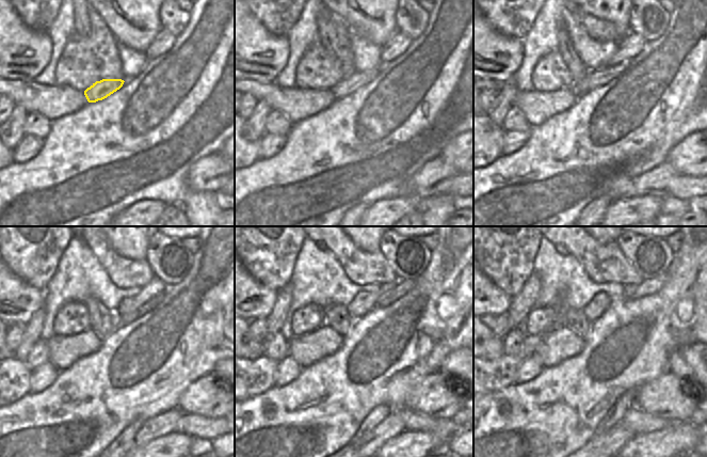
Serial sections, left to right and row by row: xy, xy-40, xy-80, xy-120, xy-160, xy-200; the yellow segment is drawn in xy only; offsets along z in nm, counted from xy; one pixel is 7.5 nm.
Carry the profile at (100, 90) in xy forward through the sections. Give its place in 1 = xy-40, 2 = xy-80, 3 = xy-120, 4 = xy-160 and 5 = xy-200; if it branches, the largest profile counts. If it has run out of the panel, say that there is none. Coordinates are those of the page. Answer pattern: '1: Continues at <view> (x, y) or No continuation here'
1: Continues at xy-40 (356, 80)
2: Continues at xy-80 (599, 77)
3: Continues at xy-120 (126, 318)
4: Continues at xy-160 (401, 287)
5: Continues at xy-200 (646, 287).

